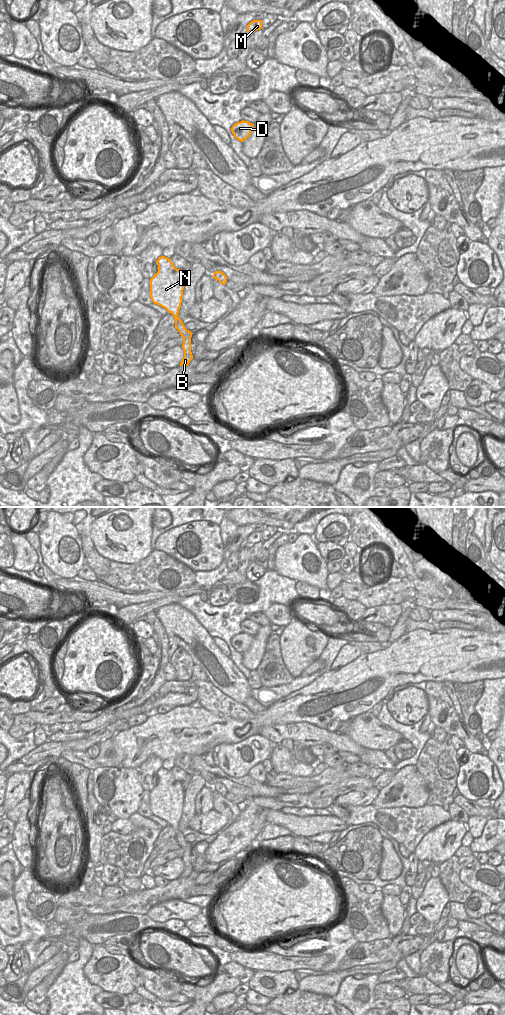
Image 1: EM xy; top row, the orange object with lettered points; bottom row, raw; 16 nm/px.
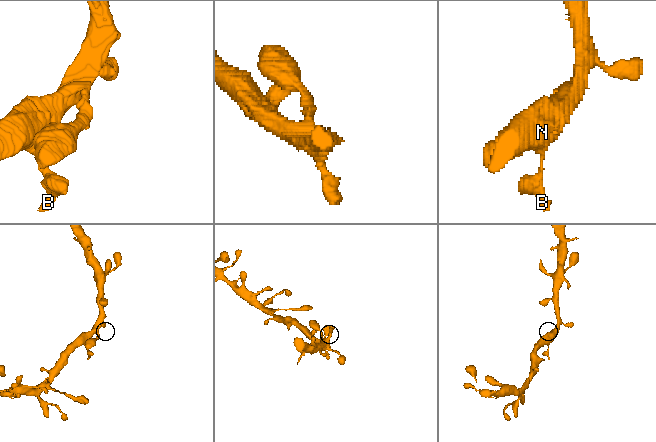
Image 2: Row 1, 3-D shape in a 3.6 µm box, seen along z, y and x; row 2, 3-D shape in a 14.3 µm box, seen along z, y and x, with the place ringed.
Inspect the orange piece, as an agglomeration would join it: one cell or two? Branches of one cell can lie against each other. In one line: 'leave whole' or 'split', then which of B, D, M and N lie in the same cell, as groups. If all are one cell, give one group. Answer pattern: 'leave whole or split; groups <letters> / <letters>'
leave whole; groups B D M N

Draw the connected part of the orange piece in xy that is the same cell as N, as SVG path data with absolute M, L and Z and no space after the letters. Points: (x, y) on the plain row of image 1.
M161 768L156 773L158 784L150 791L150 809L154 816L165 820L175 831L175 840L183 850L184 869L180 878L188 878L193 871L191 864L192 844L185 840L178 829L184 802L182 783L177 781L171 771Z

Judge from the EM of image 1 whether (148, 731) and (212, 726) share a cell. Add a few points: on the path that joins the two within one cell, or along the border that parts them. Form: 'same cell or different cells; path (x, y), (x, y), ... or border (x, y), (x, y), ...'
same cell; path (164, 731), (170, 731), (173, 728), (196, 727)

